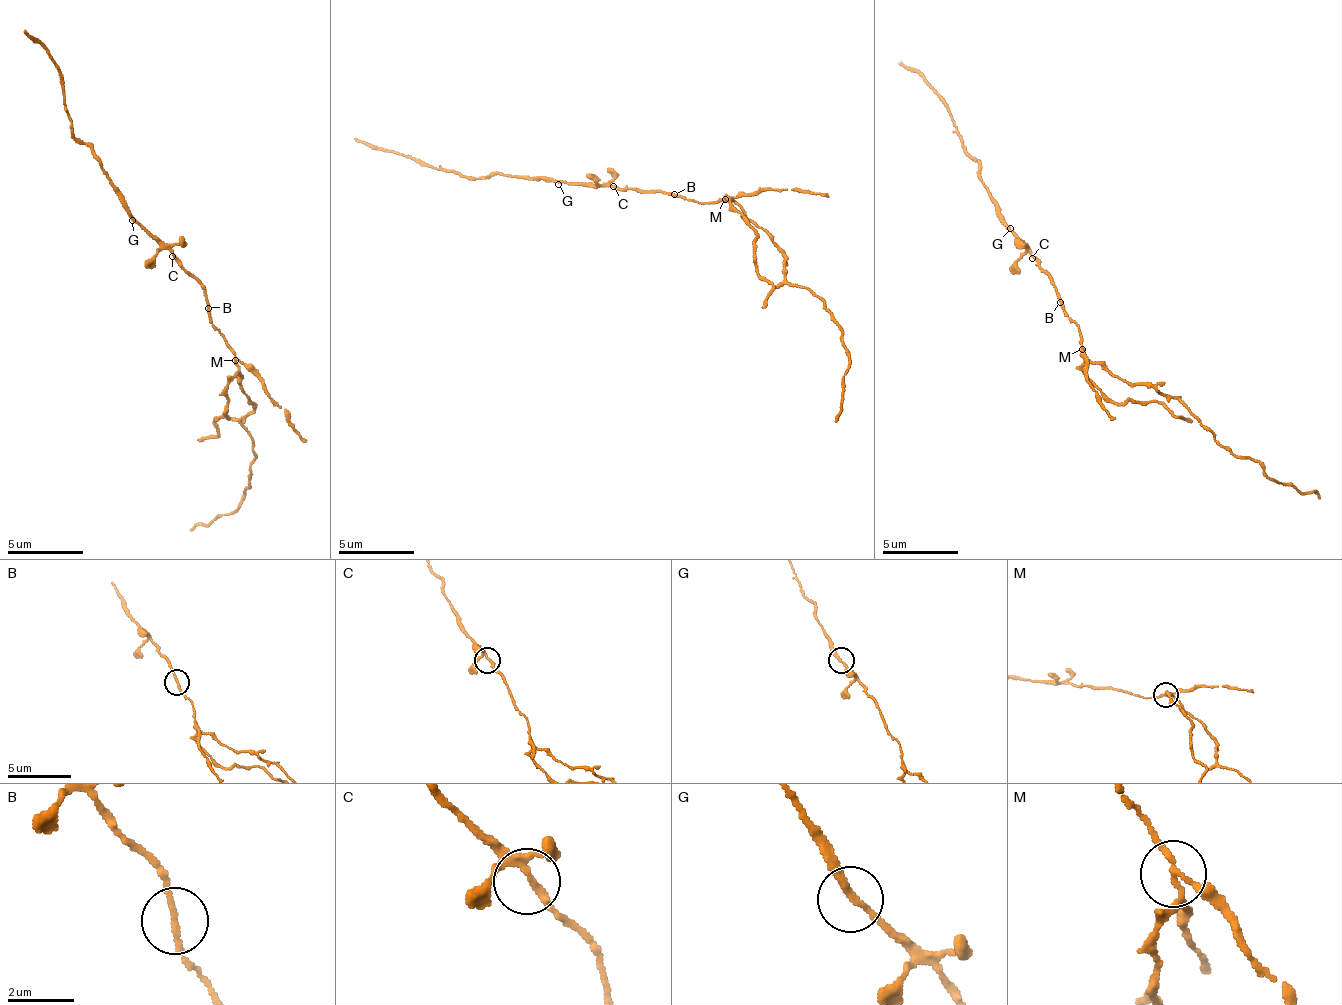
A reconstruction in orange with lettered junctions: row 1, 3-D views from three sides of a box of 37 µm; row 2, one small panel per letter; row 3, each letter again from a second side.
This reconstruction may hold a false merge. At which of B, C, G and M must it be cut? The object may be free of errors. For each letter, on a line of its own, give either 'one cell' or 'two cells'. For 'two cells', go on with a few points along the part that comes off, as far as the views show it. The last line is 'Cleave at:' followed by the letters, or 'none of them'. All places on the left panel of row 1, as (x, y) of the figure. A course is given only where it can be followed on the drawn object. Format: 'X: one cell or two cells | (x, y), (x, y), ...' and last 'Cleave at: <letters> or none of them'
B: one cell
C: one cell
G: one cell
M: two cells | (236, 359), (253, 412), (244, 418), (253, 450), (250, 489), (245, 490), (234, 510), (191, 531)
Cleave at: M

